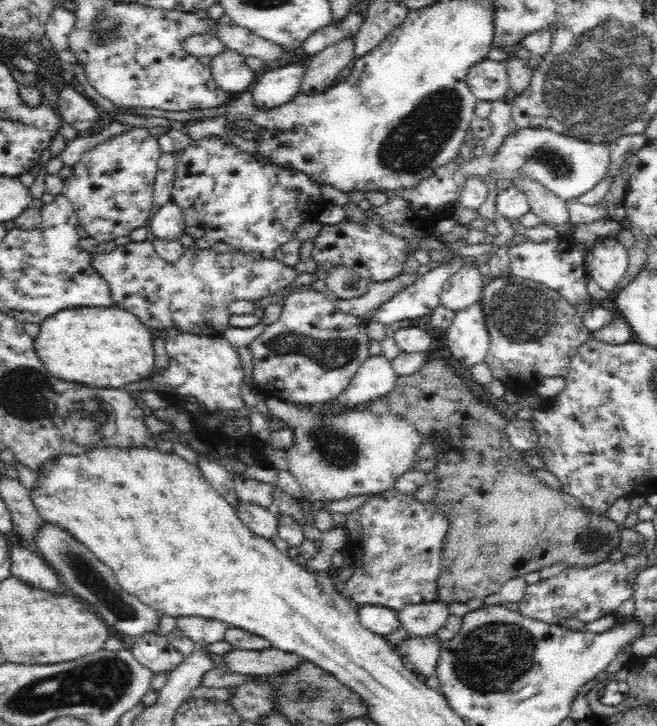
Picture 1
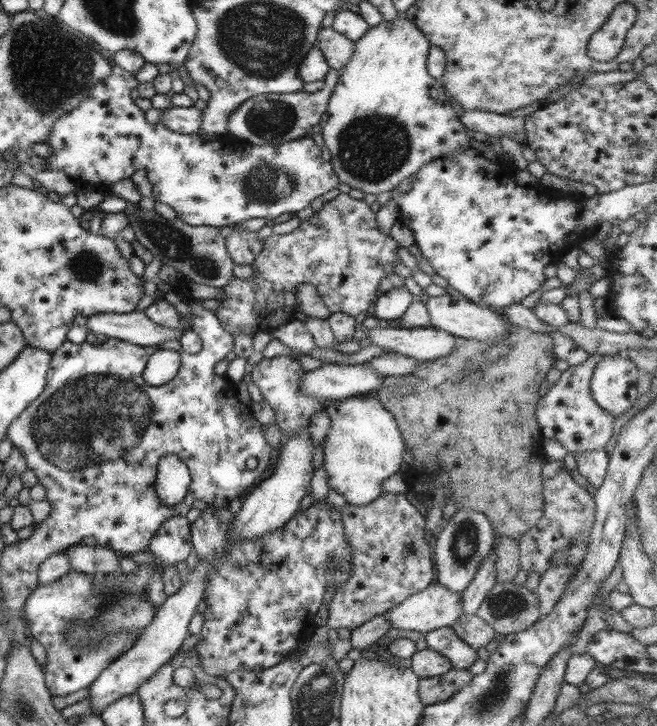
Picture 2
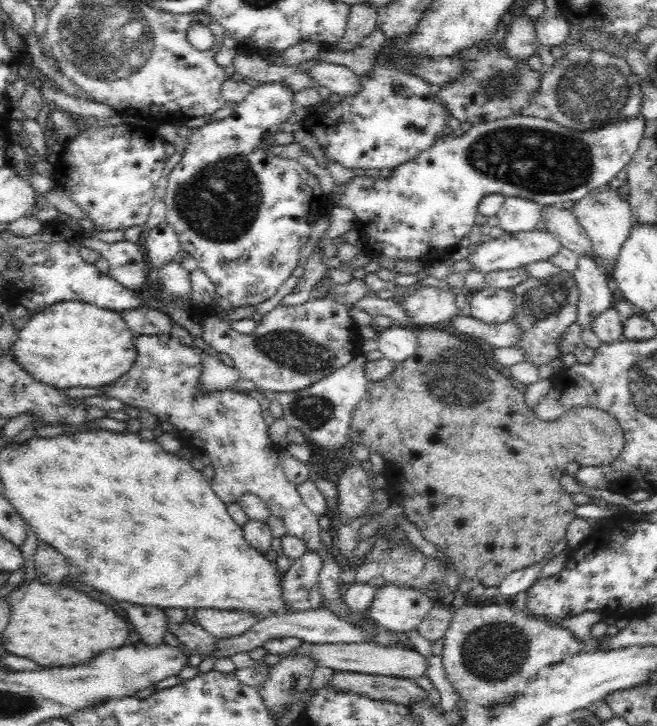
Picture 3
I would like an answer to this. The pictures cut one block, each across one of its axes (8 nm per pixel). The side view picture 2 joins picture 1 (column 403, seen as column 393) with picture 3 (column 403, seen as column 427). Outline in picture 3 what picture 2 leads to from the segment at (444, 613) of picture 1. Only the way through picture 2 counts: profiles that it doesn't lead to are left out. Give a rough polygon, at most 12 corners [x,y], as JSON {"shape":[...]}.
{"shape":[[375,586],[365,615],[414,630],[436,605],[410,587]]}

